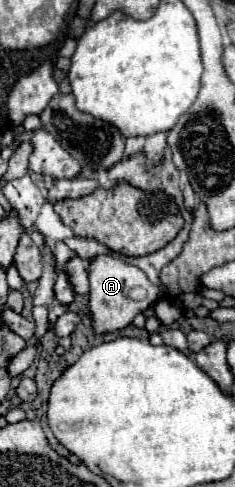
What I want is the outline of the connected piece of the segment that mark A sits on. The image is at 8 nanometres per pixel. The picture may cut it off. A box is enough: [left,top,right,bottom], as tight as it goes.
[89,254,159,334]

